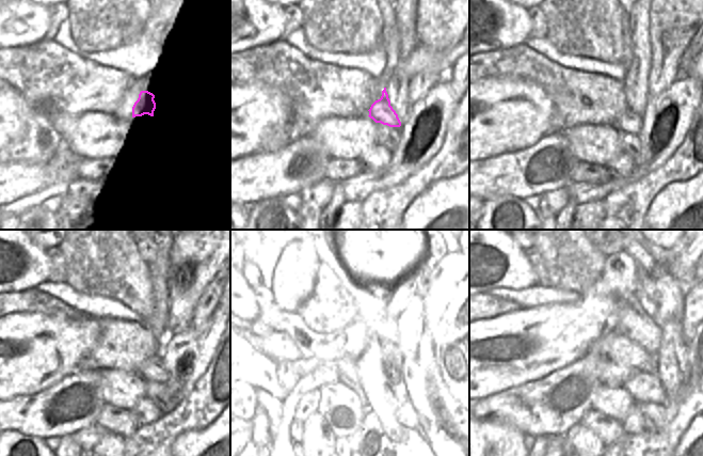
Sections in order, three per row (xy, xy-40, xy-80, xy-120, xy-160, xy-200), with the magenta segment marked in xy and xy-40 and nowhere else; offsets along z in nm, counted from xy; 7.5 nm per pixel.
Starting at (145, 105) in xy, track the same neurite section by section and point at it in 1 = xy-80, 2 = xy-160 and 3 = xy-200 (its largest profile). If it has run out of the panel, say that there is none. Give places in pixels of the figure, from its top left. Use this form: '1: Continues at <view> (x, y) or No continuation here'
1: Continues at xy-80 (629, 122)
2: Continues at xy-160 (398, 378)
3: Continues at xy-200 (644, 387).

